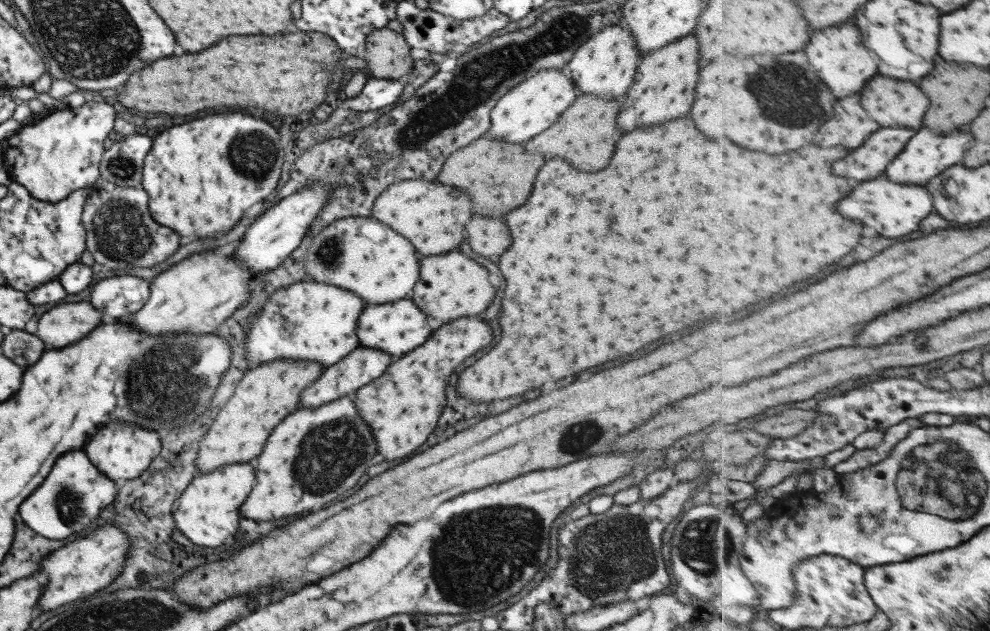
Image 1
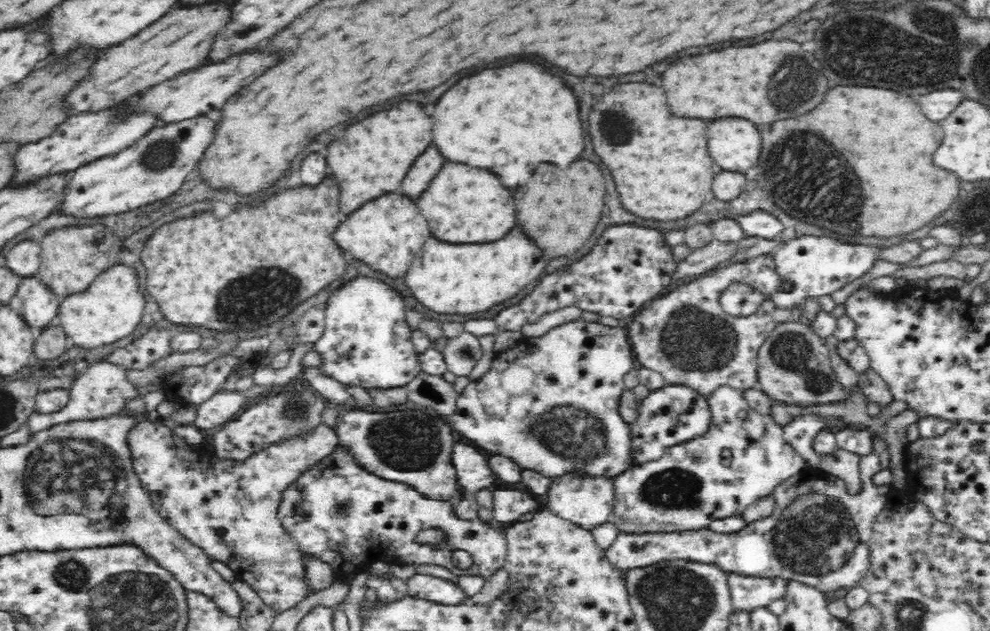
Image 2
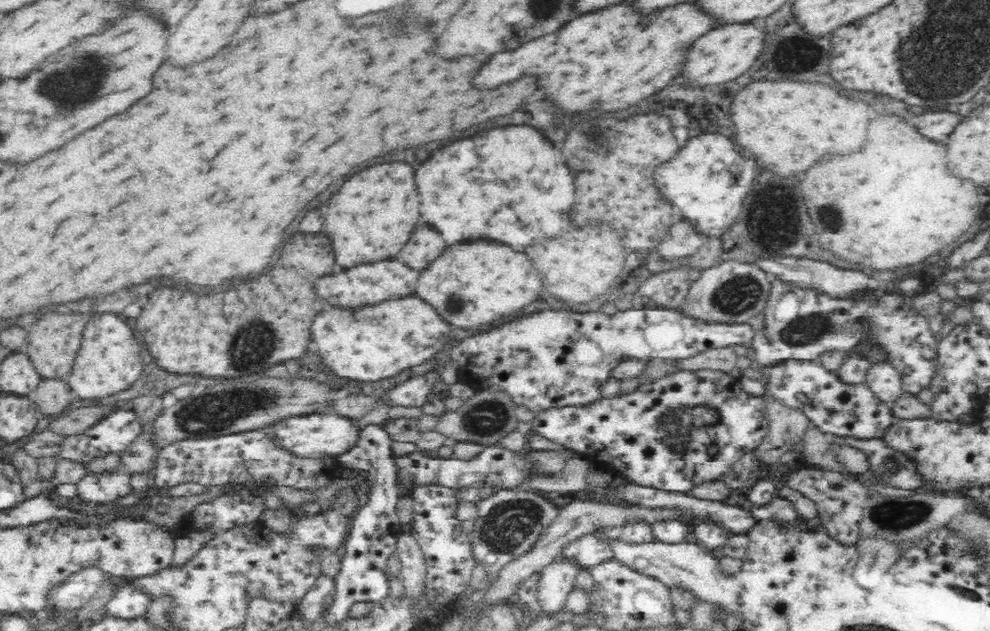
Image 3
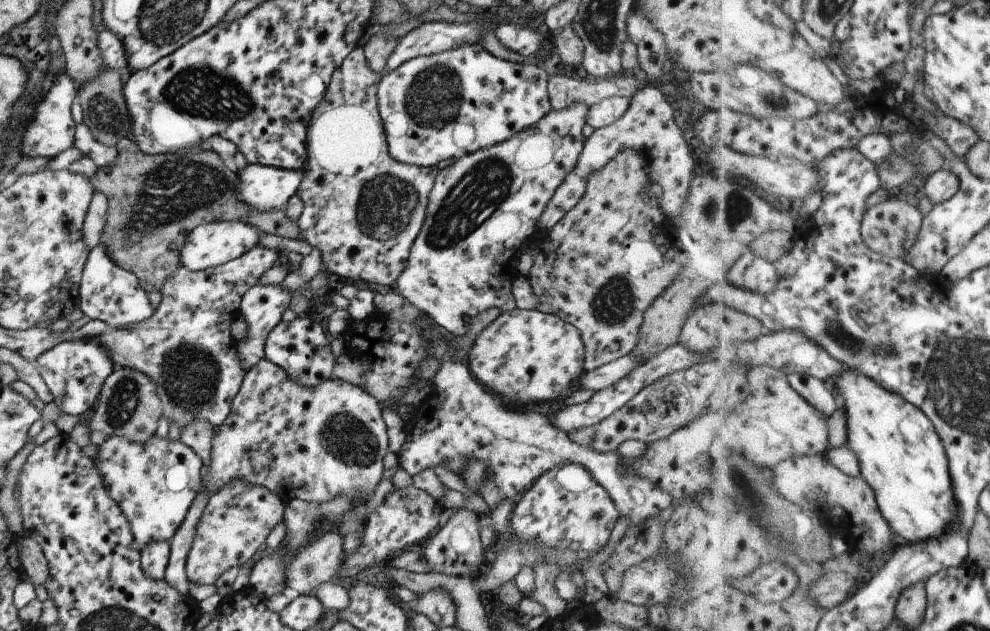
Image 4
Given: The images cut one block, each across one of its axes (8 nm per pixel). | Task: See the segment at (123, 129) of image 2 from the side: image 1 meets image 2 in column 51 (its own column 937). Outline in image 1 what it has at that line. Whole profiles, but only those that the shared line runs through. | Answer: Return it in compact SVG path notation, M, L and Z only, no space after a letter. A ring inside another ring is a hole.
M921 128L921 132L915 138L911 138L909 146L889 164L889 174L887 176L893 182L925 186L931 178L935 178L935 176L943 173L943 170L959 165L959 162L963 160L965 150L969 150L971 146L973 146L973 134L969 134L969 132L955 130L949 136L937 136L929 128Z

